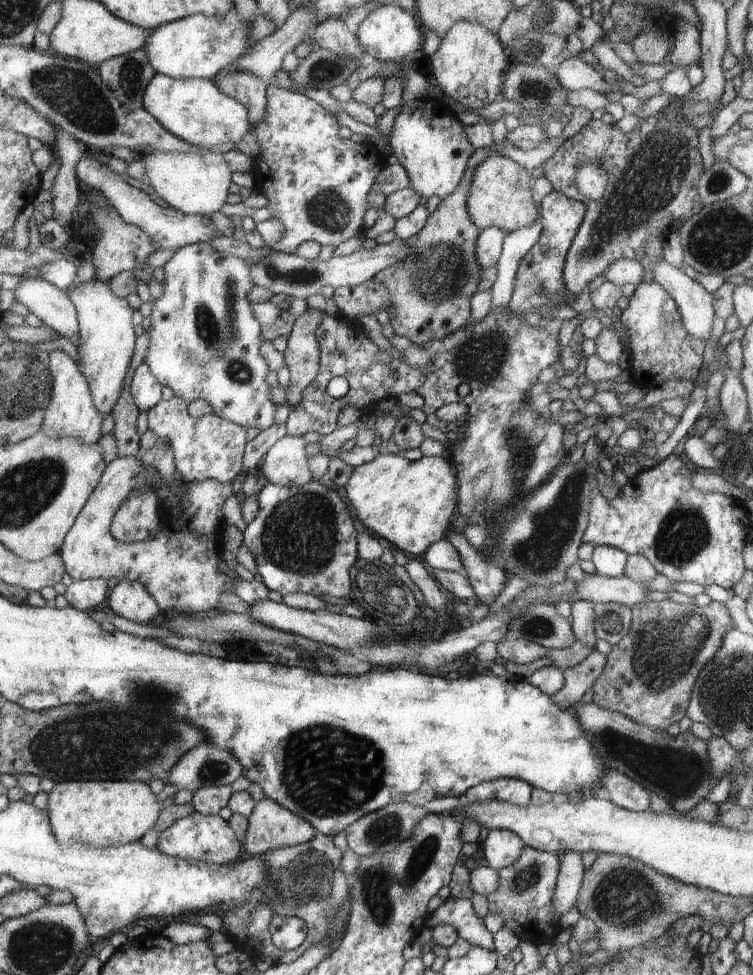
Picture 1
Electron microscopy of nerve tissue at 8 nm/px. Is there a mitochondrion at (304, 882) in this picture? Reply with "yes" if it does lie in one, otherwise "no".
yes

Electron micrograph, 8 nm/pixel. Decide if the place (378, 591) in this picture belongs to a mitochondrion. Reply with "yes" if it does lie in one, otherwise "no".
yes

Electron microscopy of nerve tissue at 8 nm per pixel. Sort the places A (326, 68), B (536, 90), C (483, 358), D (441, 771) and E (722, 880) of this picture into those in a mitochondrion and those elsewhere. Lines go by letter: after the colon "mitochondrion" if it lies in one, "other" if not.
A: mitochondrion
B: mitochondrion
C: mitochondrion
D: other
E: other

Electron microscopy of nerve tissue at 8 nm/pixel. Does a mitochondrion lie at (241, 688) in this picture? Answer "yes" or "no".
no

